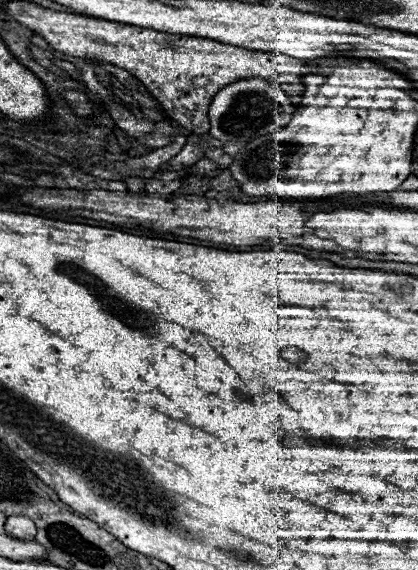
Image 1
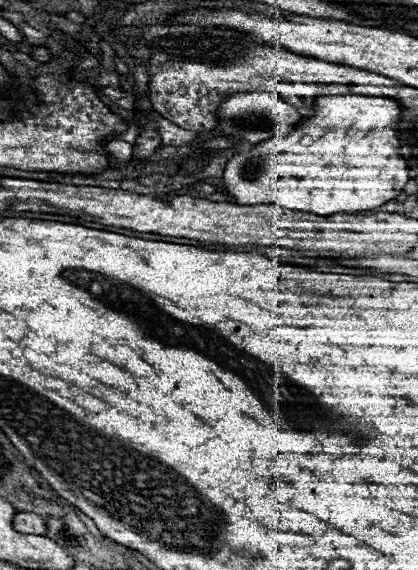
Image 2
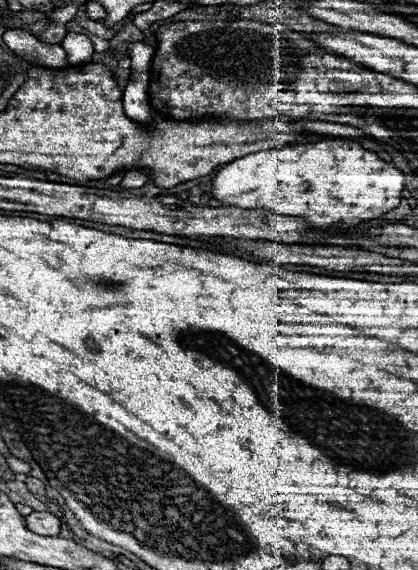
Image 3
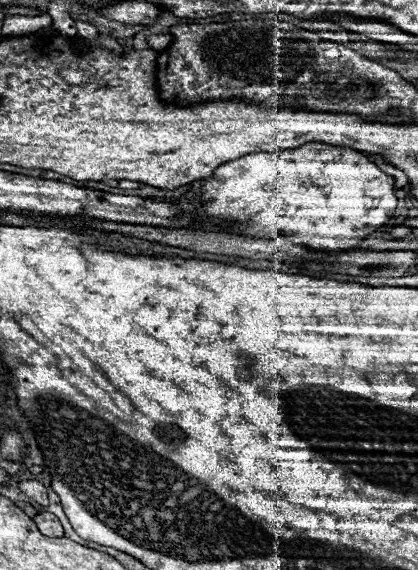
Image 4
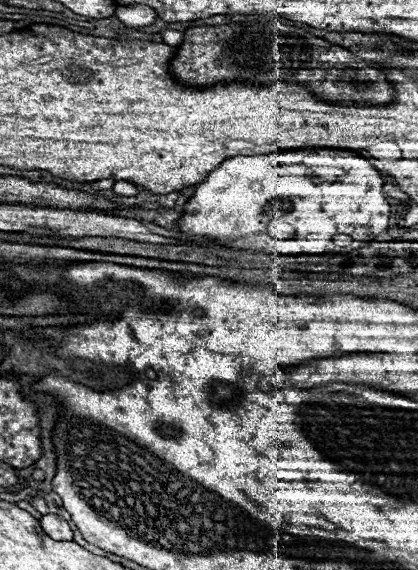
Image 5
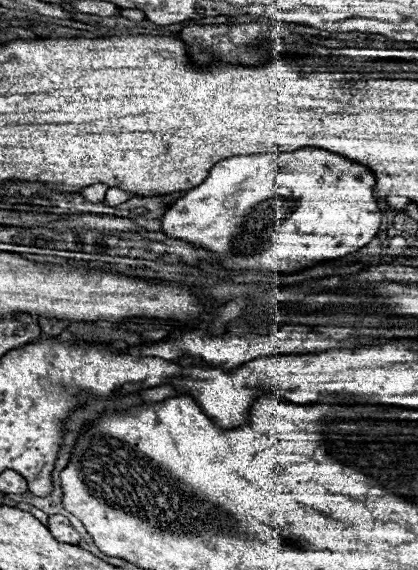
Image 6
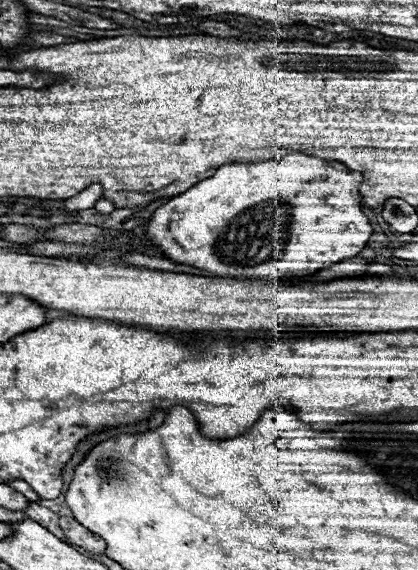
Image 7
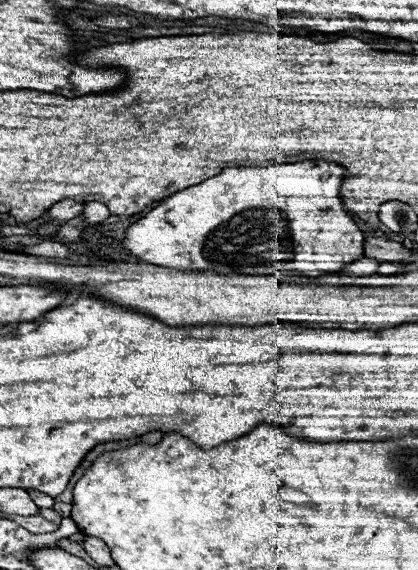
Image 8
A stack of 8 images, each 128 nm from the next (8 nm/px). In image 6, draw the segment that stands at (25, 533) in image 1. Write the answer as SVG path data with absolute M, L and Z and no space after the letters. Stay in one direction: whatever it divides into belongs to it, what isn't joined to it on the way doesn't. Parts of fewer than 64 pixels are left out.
M54 514L48 518L48 530L50 534L58 540L58 542L66 542L66 544L78 544L80 534L72 528L72 524L68 522L68 518Z

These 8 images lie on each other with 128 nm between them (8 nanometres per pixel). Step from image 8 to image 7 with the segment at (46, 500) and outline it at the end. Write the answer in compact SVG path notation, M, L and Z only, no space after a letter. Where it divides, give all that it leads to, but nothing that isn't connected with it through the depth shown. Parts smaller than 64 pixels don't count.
M10 480L10 482L6 482L10 488L14 488L16 492L20 492L20 494L24 494L28 500L40 500L38 498L38 494L24 482L24 480Z

